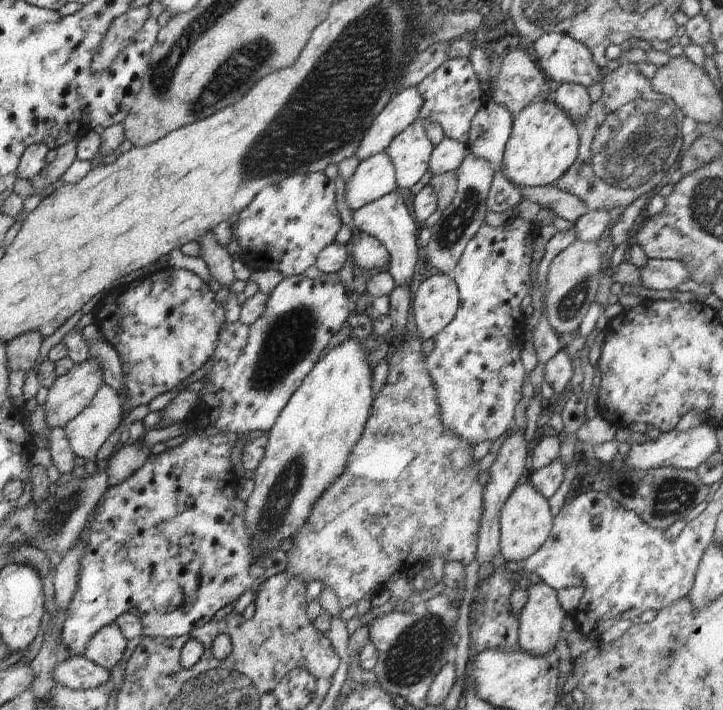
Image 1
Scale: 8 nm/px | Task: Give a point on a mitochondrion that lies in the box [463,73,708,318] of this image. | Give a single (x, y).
(630, 140)

